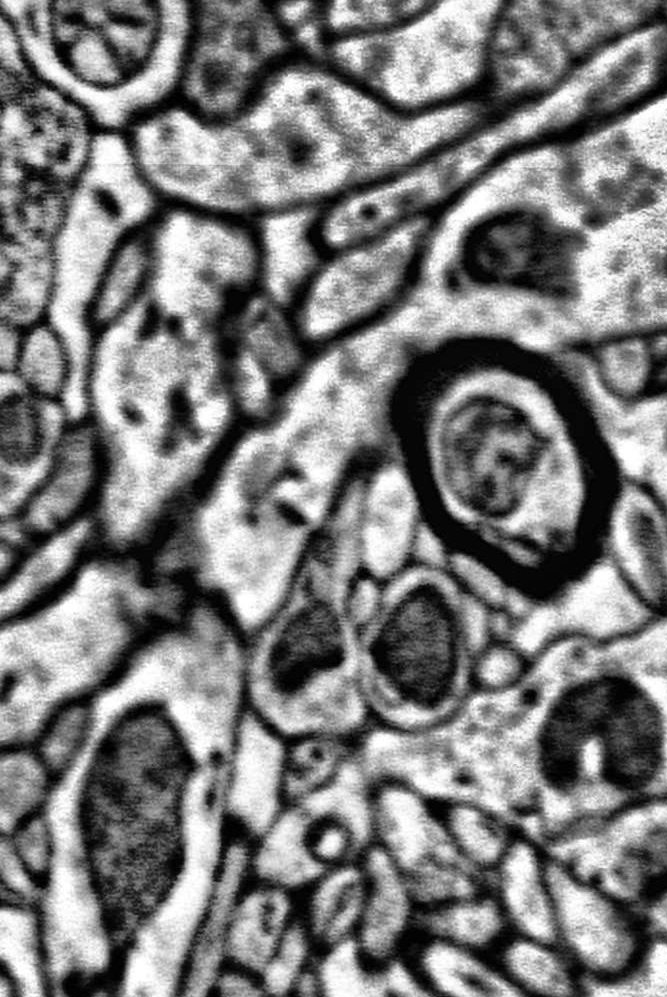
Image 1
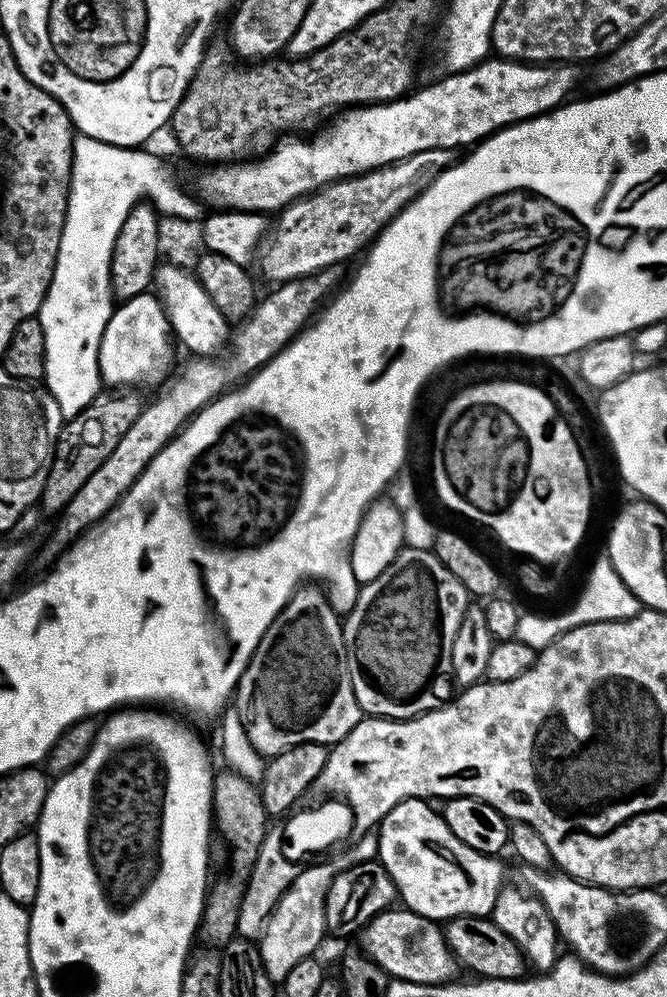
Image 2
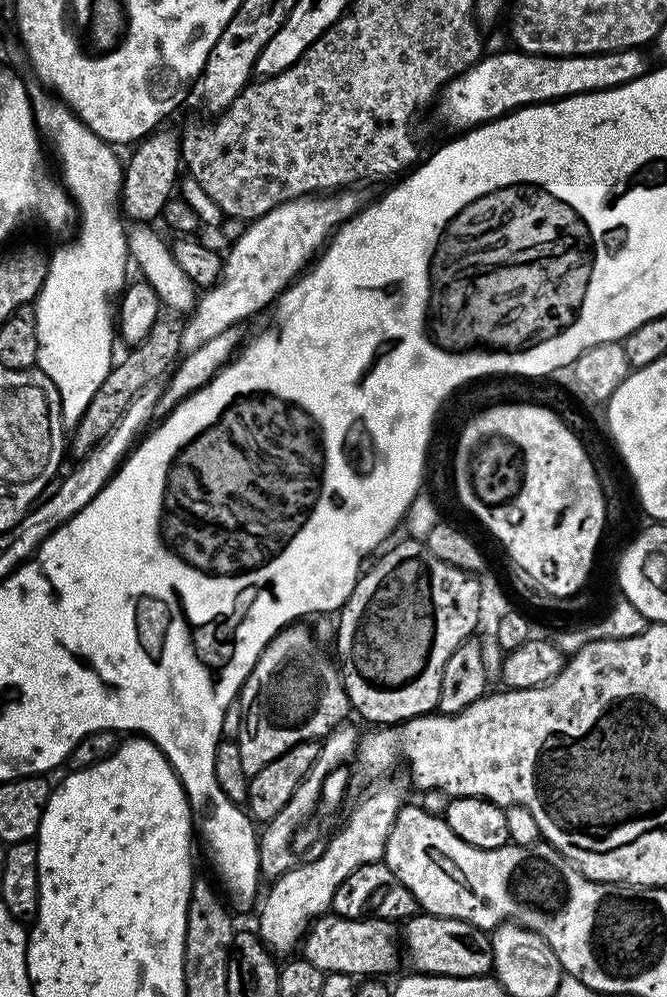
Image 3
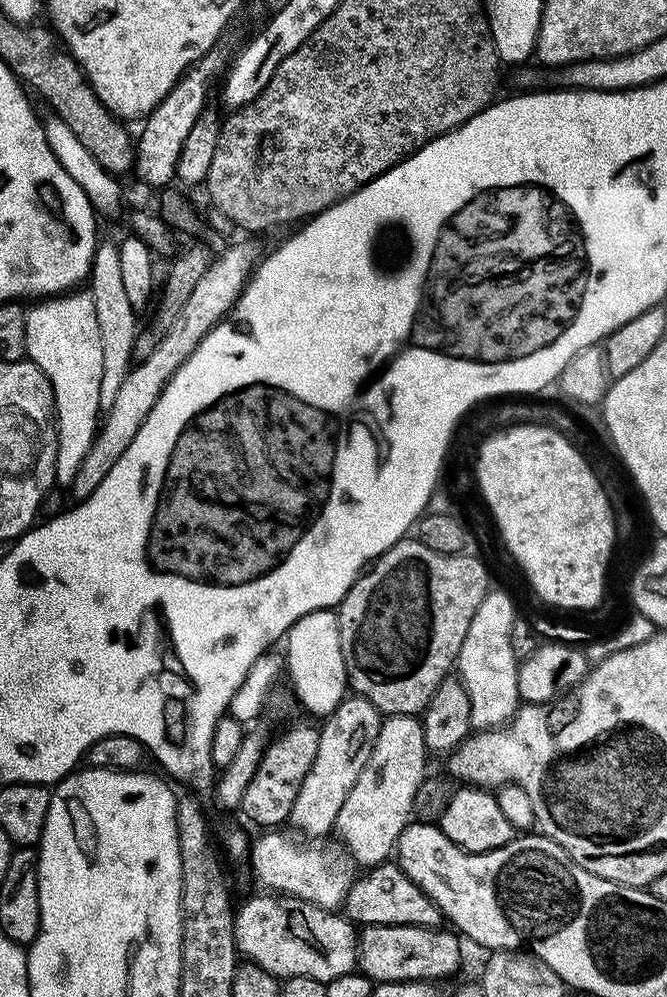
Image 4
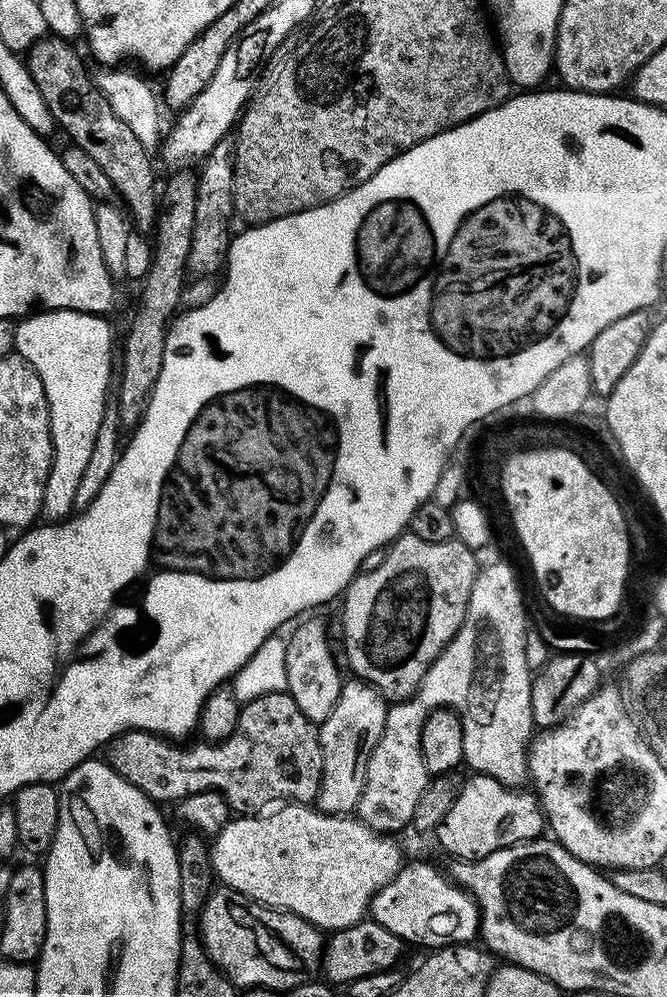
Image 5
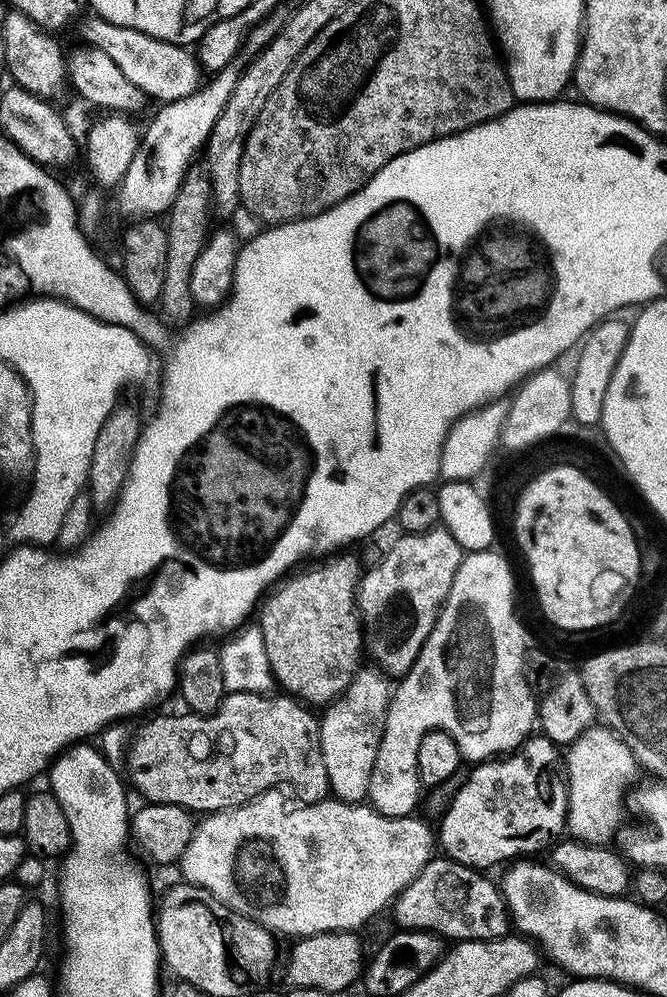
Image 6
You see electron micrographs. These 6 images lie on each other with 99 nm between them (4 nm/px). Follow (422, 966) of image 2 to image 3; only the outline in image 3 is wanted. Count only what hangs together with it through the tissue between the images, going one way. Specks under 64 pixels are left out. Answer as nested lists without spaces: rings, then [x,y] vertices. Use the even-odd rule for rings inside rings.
[[[325,914],[312,921],[303,941],[303,959],[314,962],[324,973],[341,972],[357,978],[376,978],[379,972],[392,972],[402,964],[402,944],[398,939],[398,928],[391,920],[351,920],[335,914]]]

